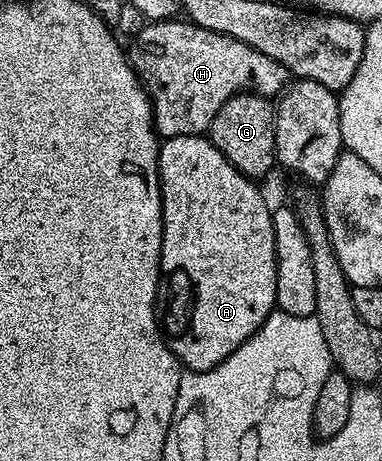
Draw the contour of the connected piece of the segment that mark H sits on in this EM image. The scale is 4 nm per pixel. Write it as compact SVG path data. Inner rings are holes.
M153 20L131 38L127 57L153 105L153 128L162 139L204 135L219 108L237 94L258 94L276 99L291 81L289 69L271 56L235 40L230 34L211 32L188 20Z

